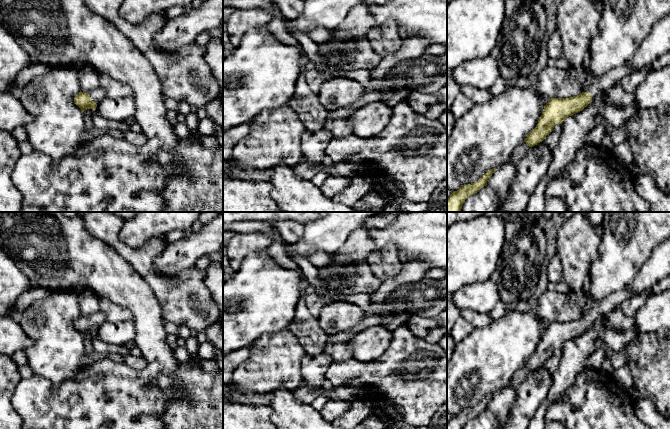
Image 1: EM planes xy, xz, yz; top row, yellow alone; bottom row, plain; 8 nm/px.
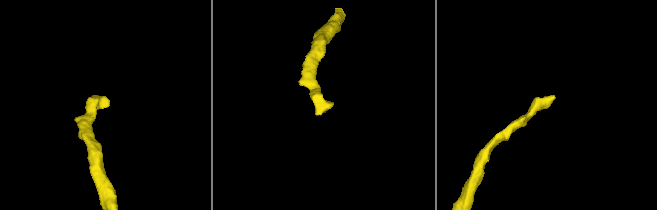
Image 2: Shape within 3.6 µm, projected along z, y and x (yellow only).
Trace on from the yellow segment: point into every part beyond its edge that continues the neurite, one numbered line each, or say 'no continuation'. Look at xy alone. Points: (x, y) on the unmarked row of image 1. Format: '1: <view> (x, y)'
1: xy (96, 318)

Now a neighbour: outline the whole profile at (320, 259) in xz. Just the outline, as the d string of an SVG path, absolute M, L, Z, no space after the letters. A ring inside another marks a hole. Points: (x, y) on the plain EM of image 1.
M313 250L309 260L318 269L327 268L331 264L332 255L320 250Z

